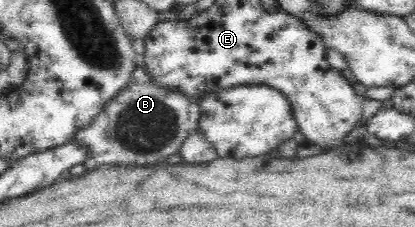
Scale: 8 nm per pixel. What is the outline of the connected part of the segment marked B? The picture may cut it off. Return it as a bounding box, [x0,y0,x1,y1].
[72,64,200,168]

